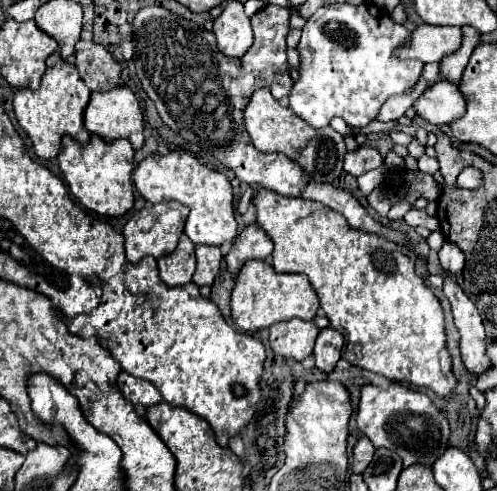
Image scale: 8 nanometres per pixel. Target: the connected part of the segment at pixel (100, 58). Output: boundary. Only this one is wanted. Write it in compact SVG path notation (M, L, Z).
M92 44L88 50L78 50L76 68L92 92L108 92L122 84L122 66L100 44Z

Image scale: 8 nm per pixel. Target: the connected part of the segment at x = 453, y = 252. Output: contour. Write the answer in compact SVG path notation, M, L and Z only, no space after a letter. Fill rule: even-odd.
M444 242L442 250L438 252L440 254L440 264L446 272L450 272L452 276L462 276L462 270L464 270L464 254L458 250L458 246L450 244L450 242Z

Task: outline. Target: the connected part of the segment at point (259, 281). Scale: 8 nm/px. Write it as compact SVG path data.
M248 260L242 266L232 290L232 320L244 332L270 328L276 322L286 322L292 318L314 320L318 308L318 296L304 274L278 274L264 260Z

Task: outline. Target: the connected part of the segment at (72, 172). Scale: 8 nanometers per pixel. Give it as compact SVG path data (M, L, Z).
M70 136L62 140L62 152L58 154L60 170L64 172L64 180L70 192L92 212L100 216L124 216L134 206L134 148L128 140L114 140L114 144L106 144L98 140L100 136L92 136L86 146L80 146Z

